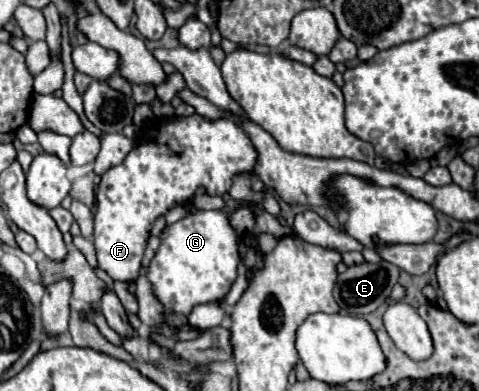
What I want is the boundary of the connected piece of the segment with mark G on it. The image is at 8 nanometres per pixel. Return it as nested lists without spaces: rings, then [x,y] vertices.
[[[228,201],[224,211],[200,211],[186,215],[184,219],[168,225],[168,233],[162,231],[162,245],[148,267],[148,279],[154,287],[160,303],[174,313],[188,315],[194,305],[218,301],[228,295],[238,275],[238,245],[228,217],[238,201]]]

